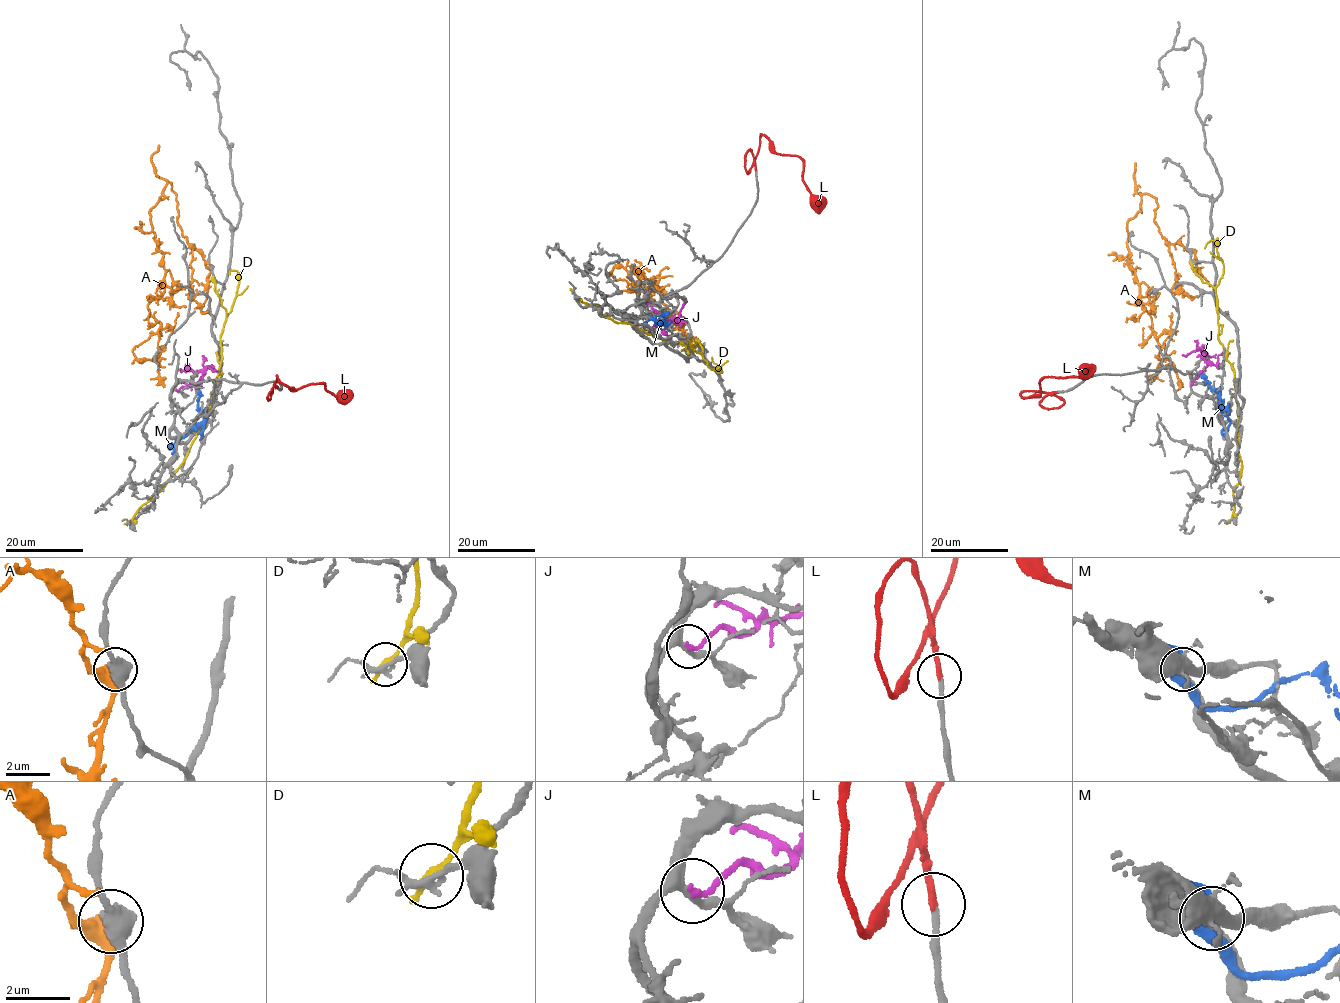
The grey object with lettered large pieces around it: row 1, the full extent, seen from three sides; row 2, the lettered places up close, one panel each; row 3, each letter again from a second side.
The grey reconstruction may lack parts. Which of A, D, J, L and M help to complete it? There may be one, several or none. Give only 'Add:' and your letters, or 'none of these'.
Add: L

